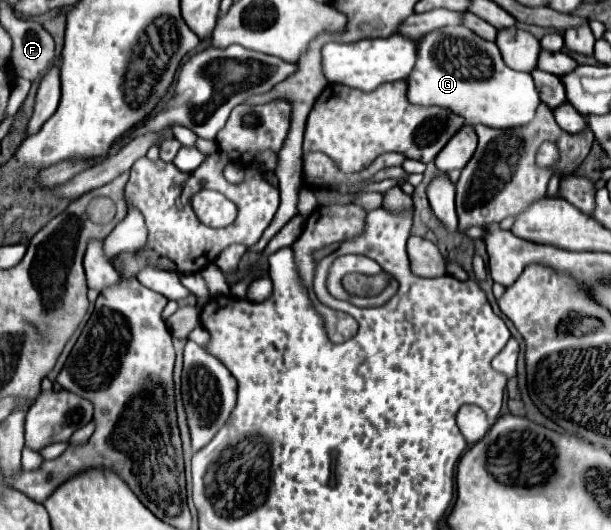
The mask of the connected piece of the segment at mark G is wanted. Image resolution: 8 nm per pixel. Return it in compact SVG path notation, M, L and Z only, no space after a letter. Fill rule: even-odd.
M444 27L428 33L418 41L420 51L416 65L408 77L408 99L416 105L440 105L448 107L450 111L462 115L468 125L486 125L496 129L510 129L528 125L532 117L536 115L540 101L540 91L536 89L536 83L530 73L520 73L510 69L496 43L484 41L476 33L472 33L468 27Z

